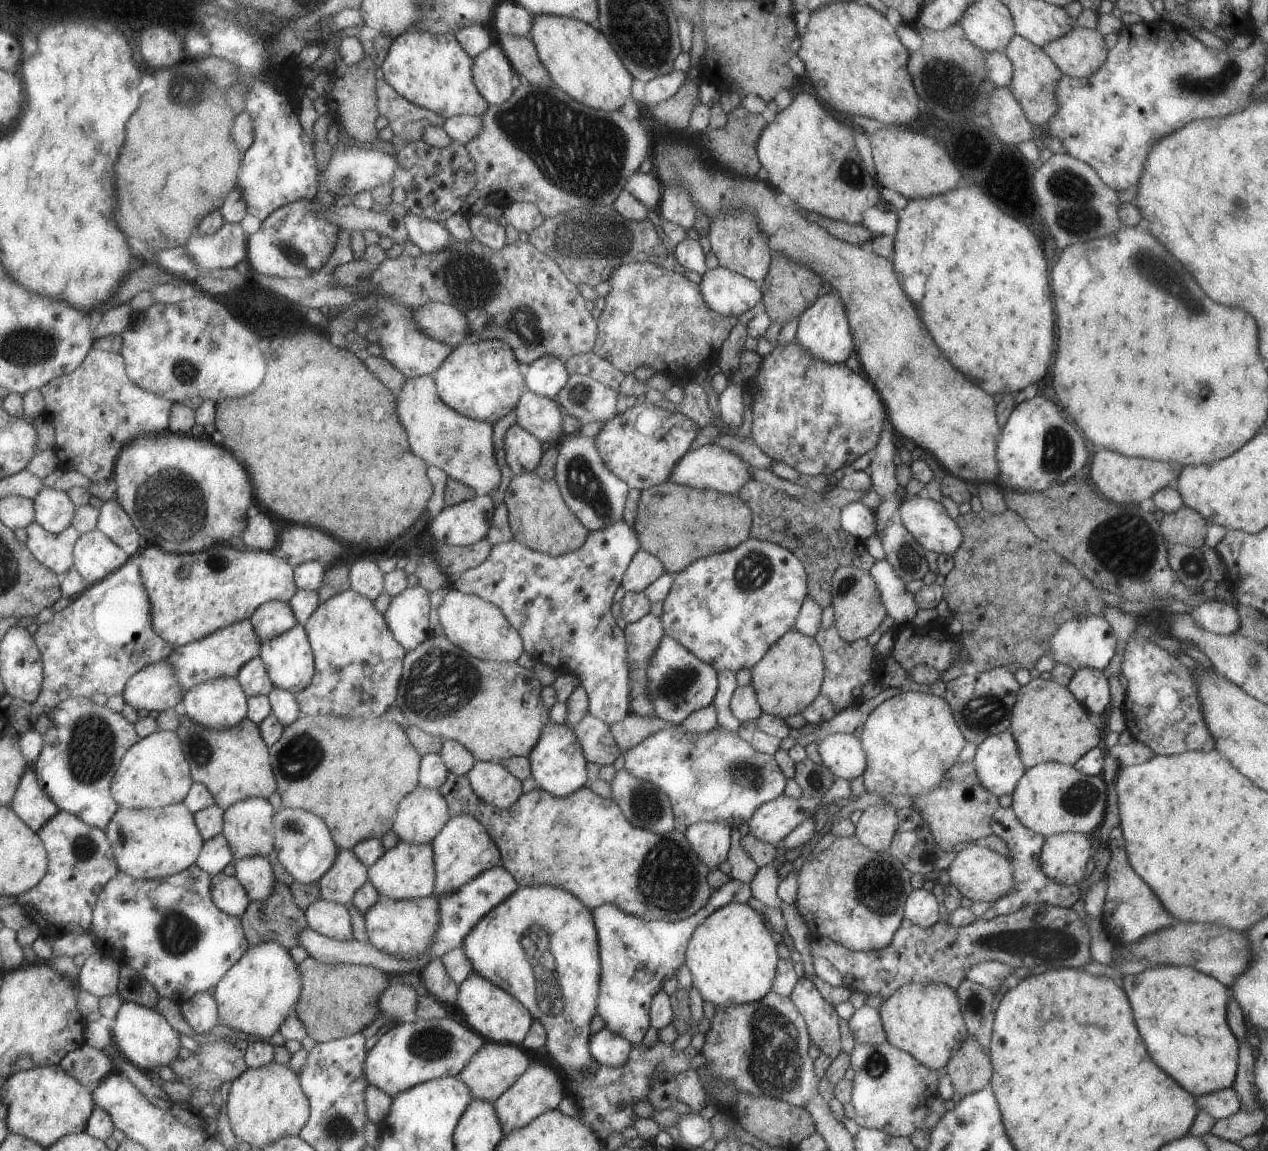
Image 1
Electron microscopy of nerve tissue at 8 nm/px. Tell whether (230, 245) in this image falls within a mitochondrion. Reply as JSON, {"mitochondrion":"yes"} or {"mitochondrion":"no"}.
{"mitochondrion":"no"}

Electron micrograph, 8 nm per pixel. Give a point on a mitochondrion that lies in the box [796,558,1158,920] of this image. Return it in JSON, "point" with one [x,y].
{"point":[878,884]}

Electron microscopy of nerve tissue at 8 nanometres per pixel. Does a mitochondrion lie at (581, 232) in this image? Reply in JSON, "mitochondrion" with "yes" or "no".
{"mitochondrion":"yes"}

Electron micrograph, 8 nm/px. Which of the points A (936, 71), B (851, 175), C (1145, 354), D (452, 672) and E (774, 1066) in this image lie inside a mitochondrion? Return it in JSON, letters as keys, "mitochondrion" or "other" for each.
{"A":"mitochondrion","B":"mitochondrion","C":"other","D":"mitochondrion","E":"mitochondrion"}

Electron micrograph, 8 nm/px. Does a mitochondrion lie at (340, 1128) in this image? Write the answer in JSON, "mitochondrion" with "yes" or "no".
{"mitochondrion":"yes"}

